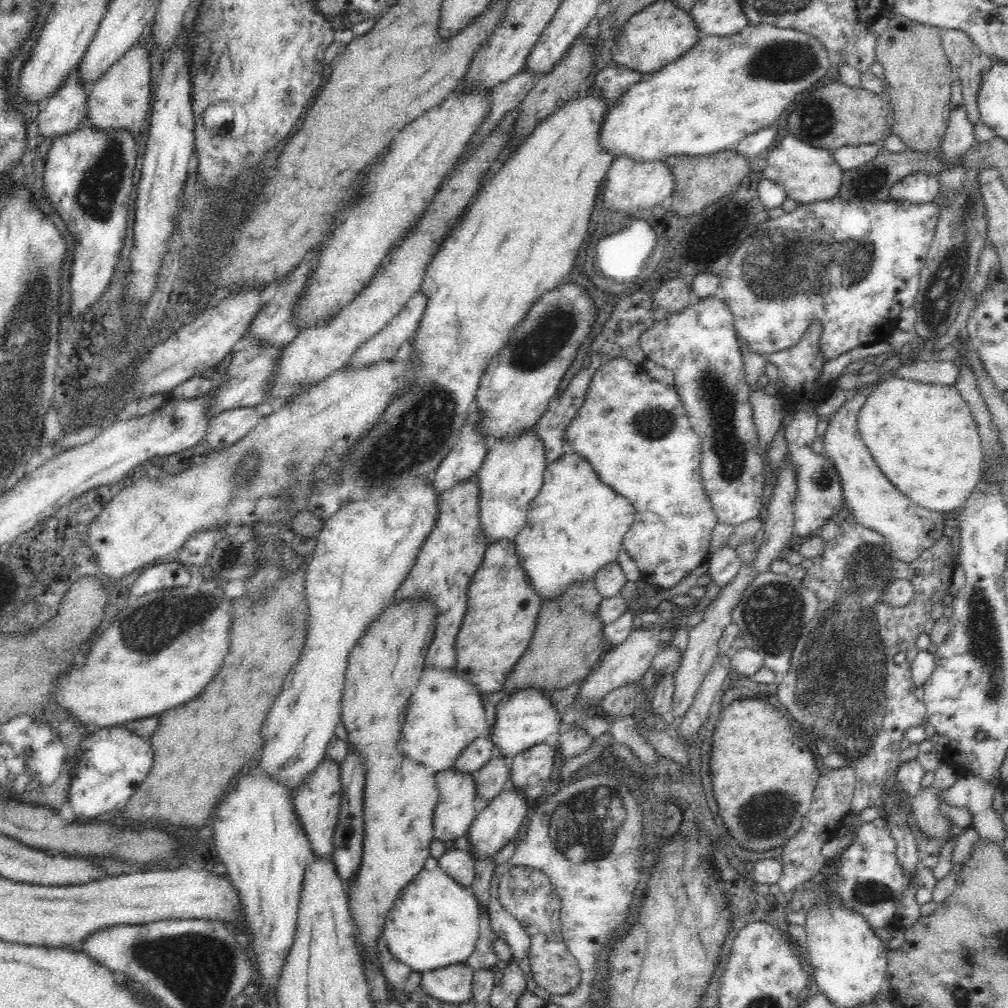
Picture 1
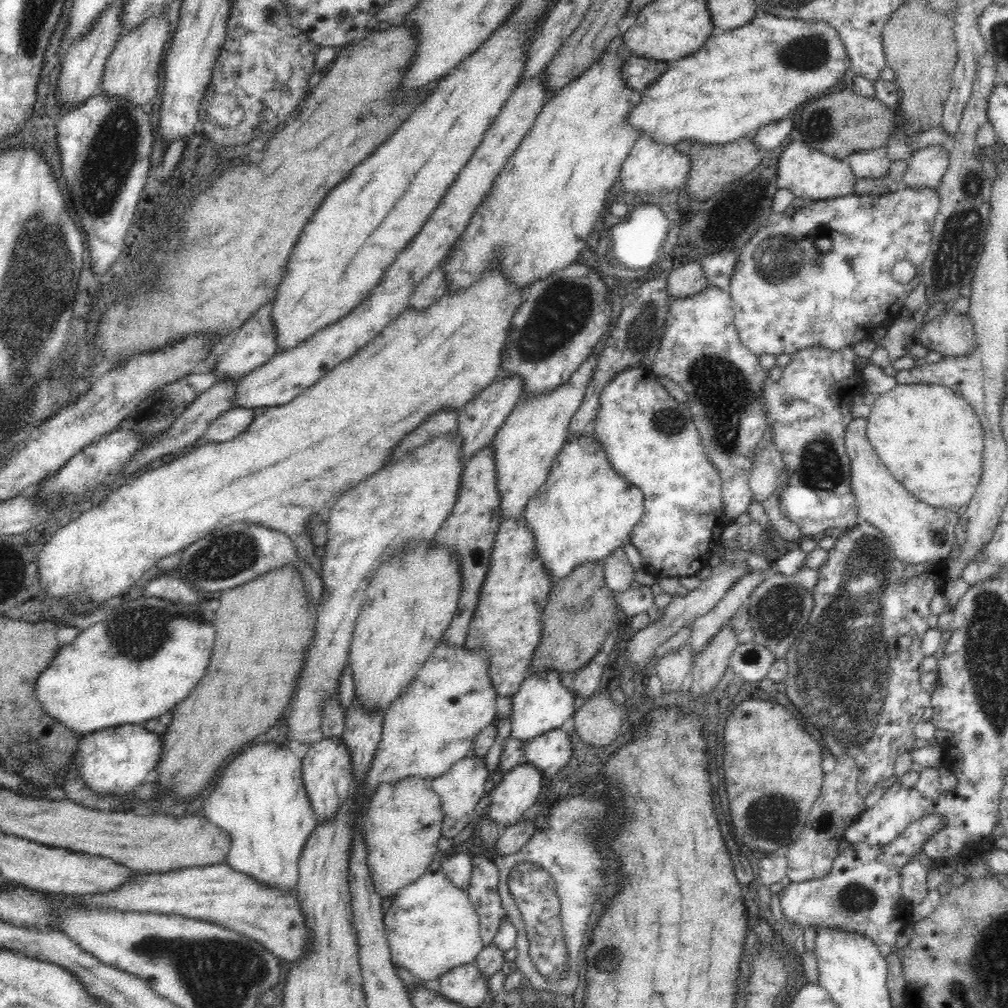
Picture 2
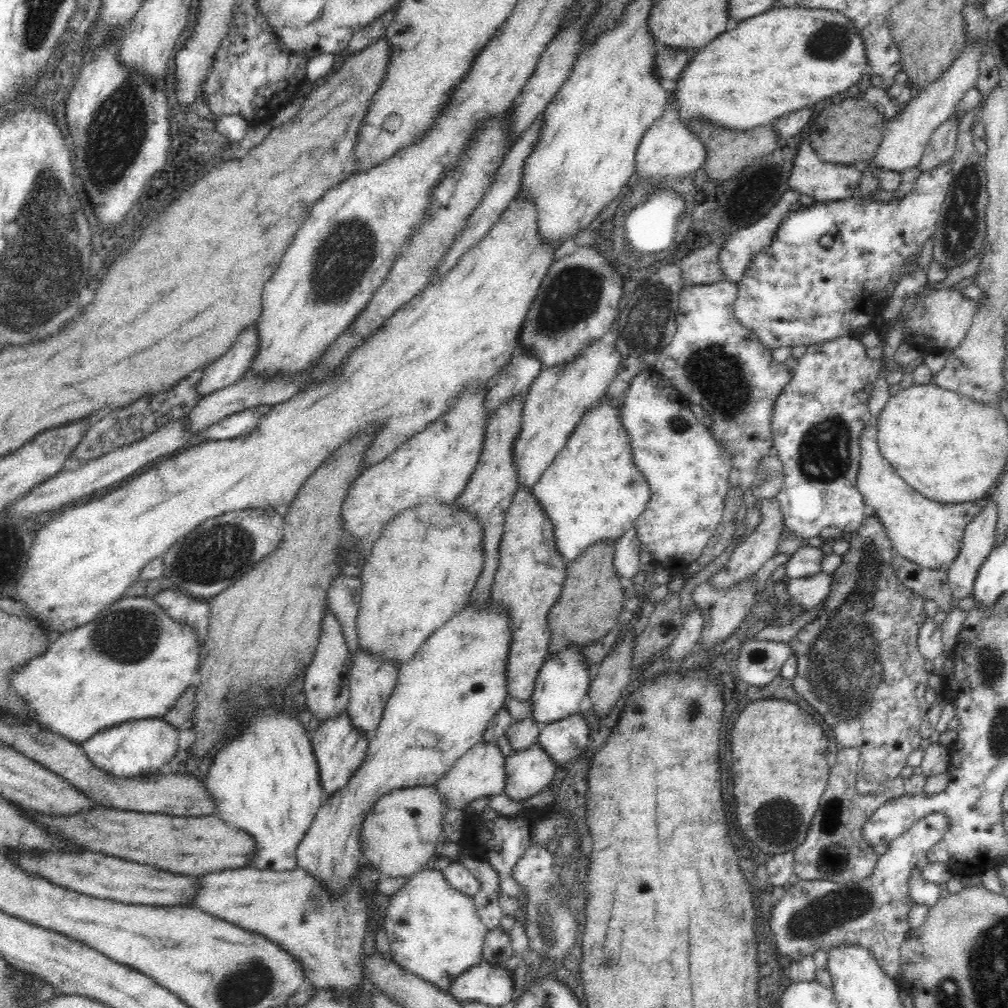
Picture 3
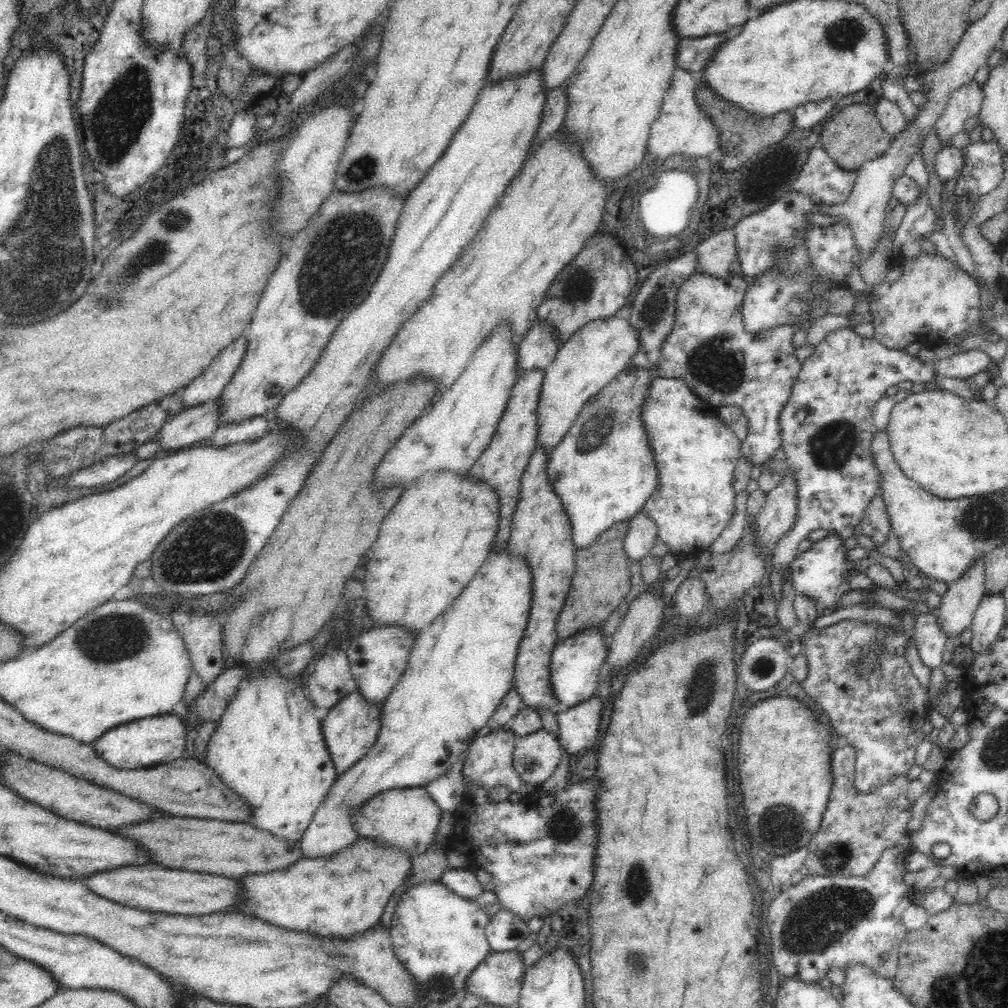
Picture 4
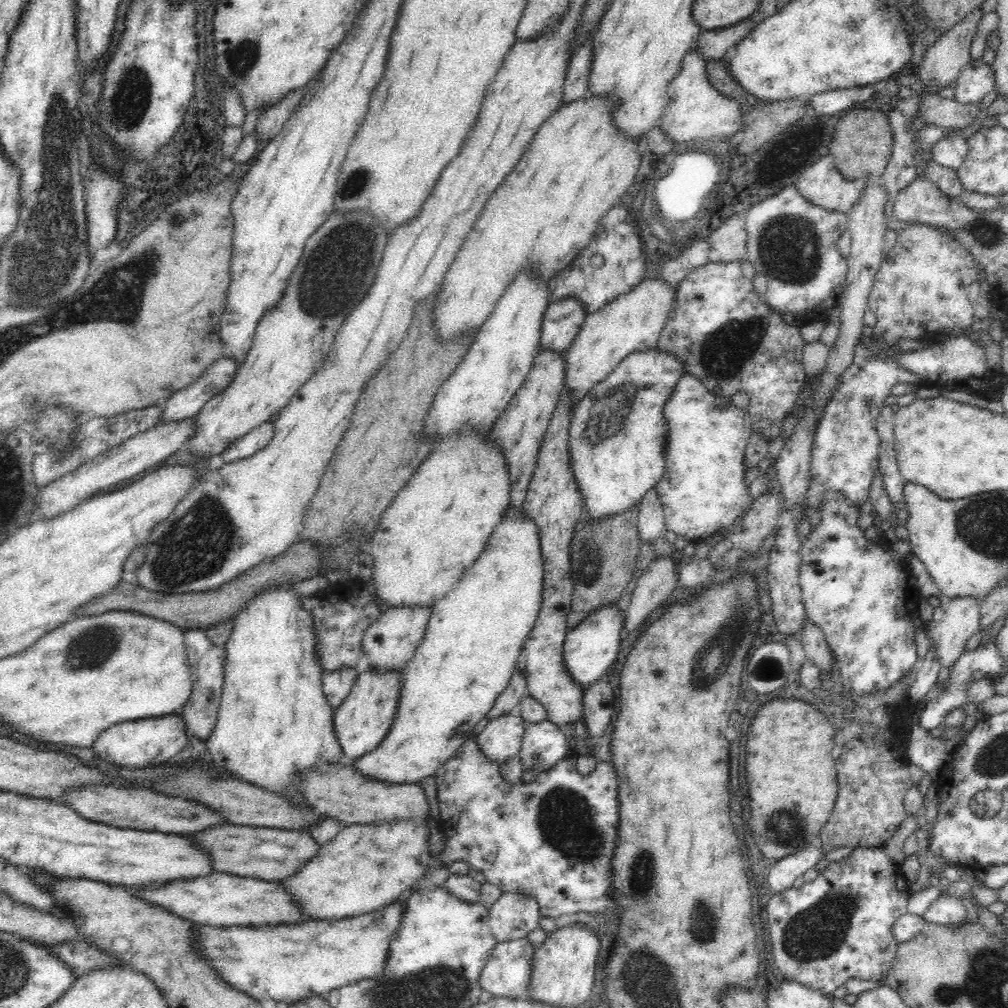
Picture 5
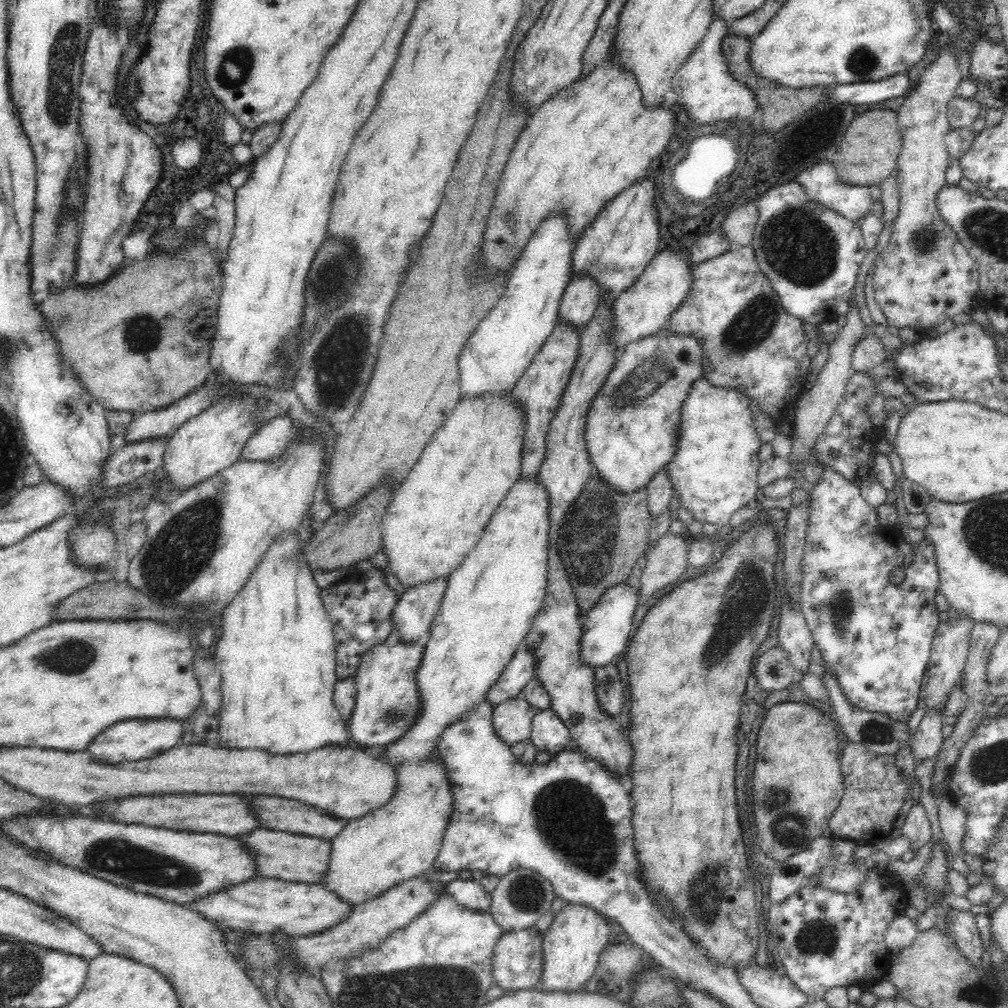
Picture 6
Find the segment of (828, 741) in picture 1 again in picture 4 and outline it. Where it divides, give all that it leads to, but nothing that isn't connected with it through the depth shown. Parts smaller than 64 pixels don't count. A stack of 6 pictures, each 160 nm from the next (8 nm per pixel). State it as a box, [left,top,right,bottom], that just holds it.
[798,496,930,794]

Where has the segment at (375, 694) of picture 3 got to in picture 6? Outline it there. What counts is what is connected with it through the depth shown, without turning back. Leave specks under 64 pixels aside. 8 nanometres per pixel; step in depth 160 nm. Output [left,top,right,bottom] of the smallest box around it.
[389,577,446,643]

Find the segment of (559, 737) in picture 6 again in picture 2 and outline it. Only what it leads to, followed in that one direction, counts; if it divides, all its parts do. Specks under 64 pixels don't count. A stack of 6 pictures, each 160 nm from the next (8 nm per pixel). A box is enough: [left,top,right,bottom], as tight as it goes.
[485,763,544,830]

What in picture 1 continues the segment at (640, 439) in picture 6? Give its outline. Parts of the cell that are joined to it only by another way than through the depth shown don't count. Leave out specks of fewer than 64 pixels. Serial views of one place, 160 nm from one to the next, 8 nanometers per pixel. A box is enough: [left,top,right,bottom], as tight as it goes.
[513,453,634,602]

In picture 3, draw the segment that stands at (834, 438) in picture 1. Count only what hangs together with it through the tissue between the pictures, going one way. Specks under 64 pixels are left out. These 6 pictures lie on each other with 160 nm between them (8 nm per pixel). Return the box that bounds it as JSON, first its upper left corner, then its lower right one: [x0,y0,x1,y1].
[857,420,984,571]

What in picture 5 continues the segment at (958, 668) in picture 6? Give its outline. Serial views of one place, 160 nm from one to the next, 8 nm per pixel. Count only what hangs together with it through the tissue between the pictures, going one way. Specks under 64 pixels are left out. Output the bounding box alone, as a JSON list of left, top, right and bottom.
[928,597,980,668]

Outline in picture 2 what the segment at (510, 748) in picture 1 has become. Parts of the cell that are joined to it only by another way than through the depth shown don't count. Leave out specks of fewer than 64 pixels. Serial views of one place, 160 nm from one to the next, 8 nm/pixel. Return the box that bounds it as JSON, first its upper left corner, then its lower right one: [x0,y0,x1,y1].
[510,671,574,744]

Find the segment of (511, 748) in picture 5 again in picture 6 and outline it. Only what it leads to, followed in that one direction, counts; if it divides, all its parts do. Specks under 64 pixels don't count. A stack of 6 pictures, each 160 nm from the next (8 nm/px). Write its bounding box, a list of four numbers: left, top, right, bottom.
[492,693,534,746]

